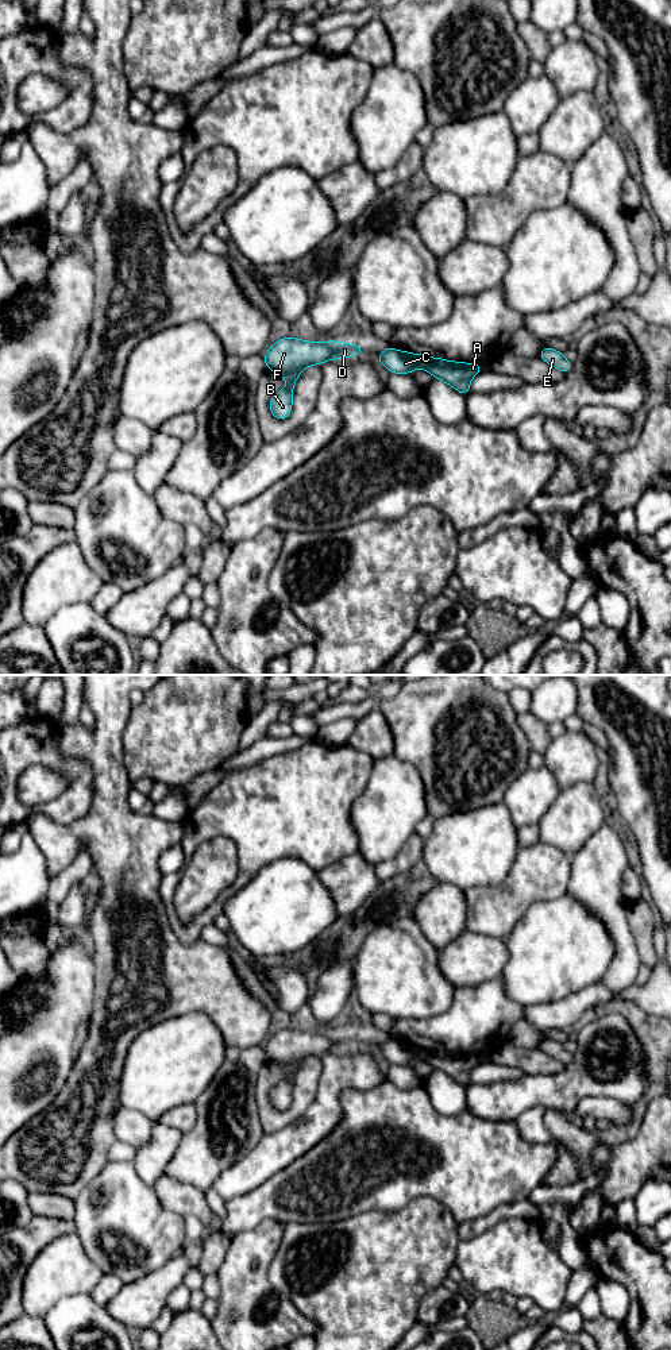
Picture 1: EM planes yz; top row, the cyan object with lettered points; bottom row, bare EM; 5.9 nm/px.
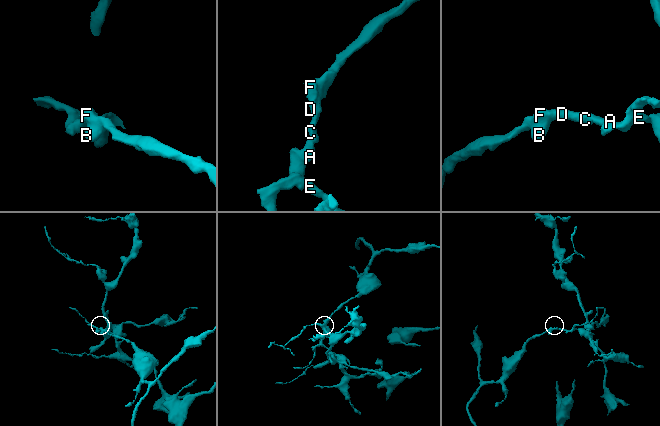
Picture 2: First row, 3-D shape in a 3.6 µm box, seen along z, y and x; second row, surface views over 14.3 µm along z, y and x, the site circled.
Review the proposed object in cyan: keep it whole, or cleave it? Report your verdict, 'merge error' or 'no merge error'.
merge error

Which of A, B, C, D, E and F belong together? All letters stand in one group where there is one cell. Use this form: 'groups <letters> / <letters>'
groups A E / B C D F

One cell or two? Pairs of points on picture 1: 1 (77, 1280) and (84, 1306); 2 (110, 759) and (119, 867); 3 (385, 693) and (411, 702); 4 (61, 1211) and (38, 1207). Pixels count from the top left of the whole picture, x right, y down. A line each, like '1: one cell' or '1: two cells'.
1: two cells
2: one cell
3: two cells
4: one cell

